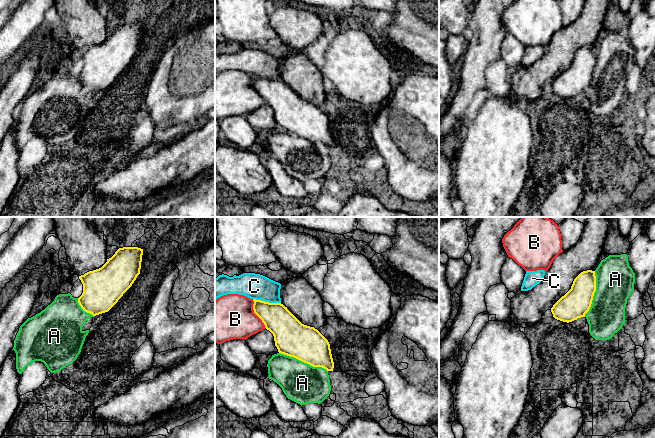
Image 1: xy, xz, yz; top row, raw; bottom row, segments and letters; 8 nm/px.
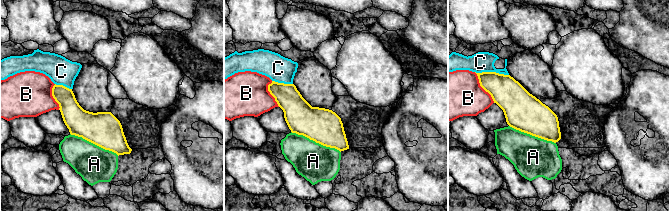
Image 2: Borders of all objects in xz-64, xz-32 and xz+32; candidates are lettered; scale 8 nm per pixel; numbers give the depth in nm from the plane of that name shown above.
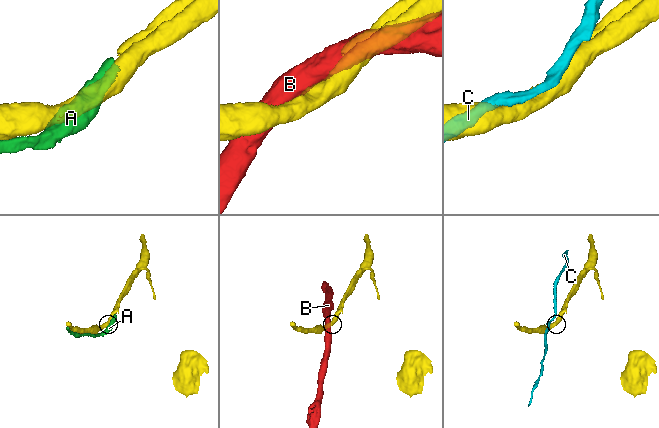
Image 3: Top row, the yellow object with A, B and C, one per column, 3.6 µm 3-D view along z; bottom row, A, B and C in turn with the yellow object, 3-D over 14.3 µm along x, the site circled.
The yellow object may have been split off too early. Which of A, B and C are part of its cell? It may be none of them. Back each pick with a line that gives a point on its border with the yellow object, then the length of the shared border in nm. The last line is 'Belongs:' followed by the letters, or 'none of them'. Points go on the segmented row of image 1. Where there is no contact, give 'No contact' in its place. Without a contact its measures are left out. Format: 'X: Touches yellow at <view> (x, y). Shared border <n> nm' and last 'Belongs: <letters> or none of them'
A: Touches yellow at xz (303, 361). Shared border 420 nm
Belongs: A

